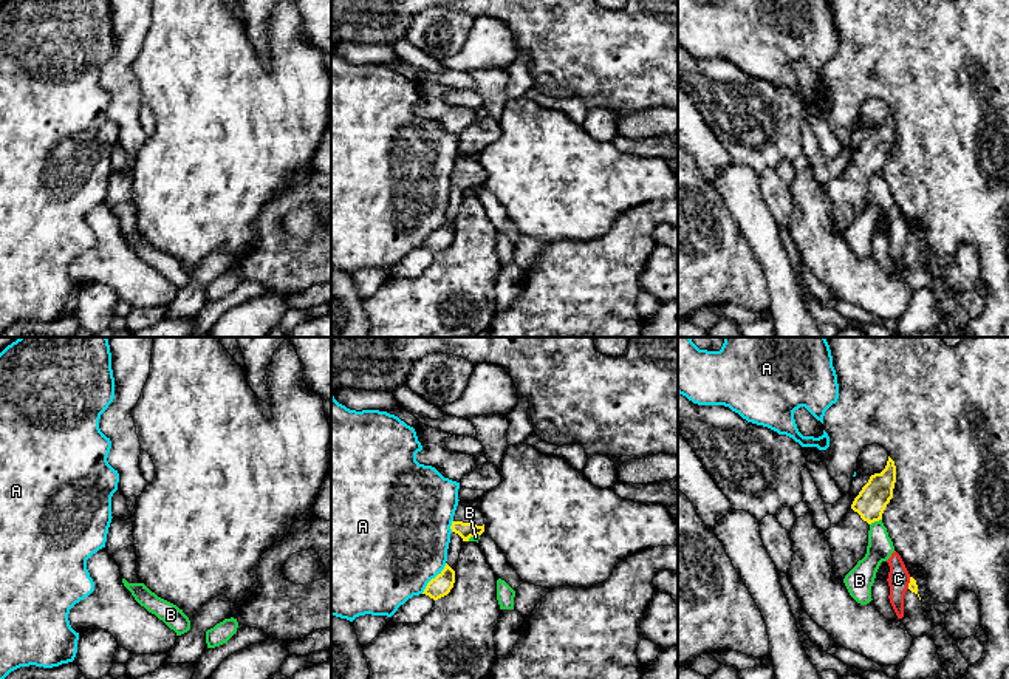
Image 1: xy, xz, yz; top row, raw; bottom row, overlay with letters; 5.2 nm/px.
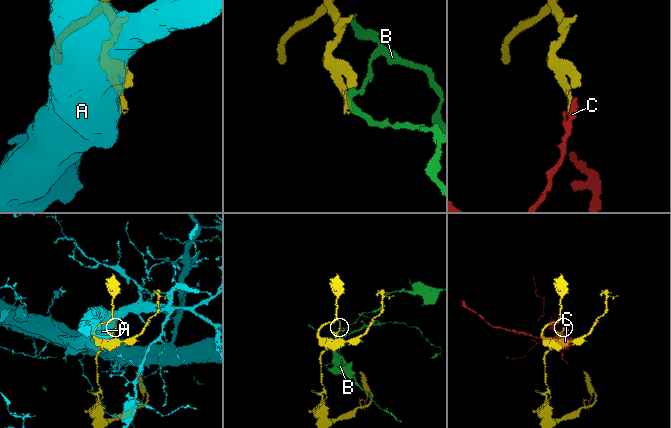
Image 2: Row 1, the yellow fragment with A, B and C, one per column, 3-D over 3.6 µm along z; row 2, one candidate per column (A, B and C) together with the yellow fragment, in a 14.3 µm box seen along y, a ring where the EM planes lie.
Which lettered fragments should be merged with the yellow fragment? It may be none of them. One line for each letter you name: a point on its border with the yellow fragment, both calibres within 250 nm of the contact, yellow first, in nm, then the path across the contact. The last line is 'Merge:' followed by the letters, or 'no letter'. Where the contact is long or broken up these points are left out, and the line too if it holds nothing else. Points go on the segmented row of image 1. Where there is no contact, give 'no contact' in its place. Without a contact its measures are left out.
Merge: no letter

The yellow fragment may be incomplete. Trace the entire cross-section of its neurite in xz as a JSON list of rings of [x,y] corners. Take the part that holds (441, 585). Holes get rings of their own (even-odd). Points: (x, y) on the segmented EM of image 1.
[[[446,563],[444,569],[432,578],[424,592],[433,600],[438,600],[450,592],[455,583],[455,571]]]

